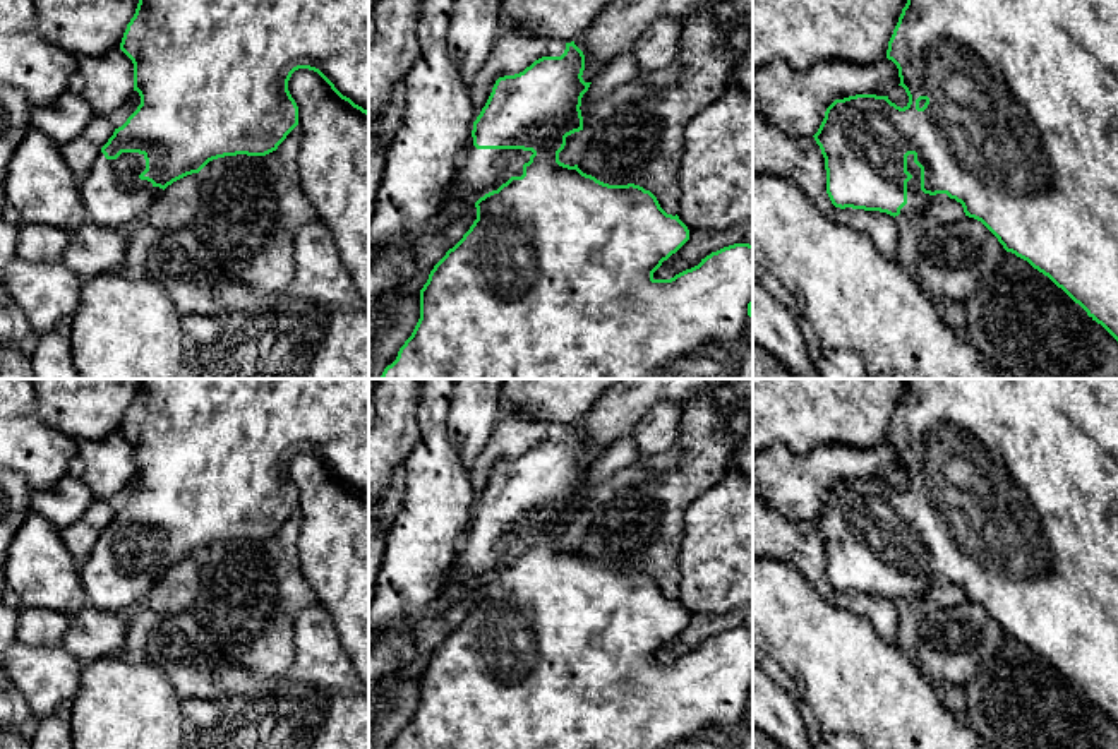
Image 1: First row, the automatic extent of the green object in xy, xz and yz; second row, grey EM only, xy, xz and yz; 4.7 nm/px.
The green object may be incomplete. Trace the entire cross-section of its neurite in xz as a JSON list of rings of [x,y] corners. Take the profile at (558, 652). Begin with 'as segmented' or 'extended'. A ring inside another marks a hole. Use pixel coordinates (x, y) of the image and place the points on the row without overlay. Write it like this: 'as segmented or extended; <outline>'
extended; [[[574,425],[566,427],[566,434],[561,440],[542,440],[535,444],[530,451],[526,451],[523,456],[514,459],[504,459],[499,461],[492,471],[492,476],[482,492],[480,499],[473,506],[472,523],[468,531],[461,538],[461,545],[458,547],[456,559],[448,572],[448,576],[456,578],[460,581],[468,583],[477,591],[477,603],[470,610],[470,614],[463,619],[463,622],[446,636],[446,639],[434,650],[434,653],[429,658],[427,667],[420,674],[420,703],[412,716],[412,720],[405,725],[405,728],[400,732],[396,744],[391,749],[753,749],[753,629],[749,627],[734,627],[729,631],[724,631],[717,636],[712,636],[701,646],[691,653],[686,653],[679,658],[676,658],[670,663],[655,663],[653,656],[662,650],[664,644],[667,644],[672,638],[676,638],[688,624],[689,624],[689,614],[688,610],[679,603],[679,600],[667,598],[657,581],[645,574],[640,569],[628,567],[628,569],[609,569],[600,564],[597,564],[592,559],[583,557],[578,548],[569,550],[559,545],[559,536],[566,530],[566,521],[583,514],[583,500],[581,500],[581,482],[588,475],[592,466],[583,464],[583,454],[585,454],[585,439],[583,435],[574,428]]]

